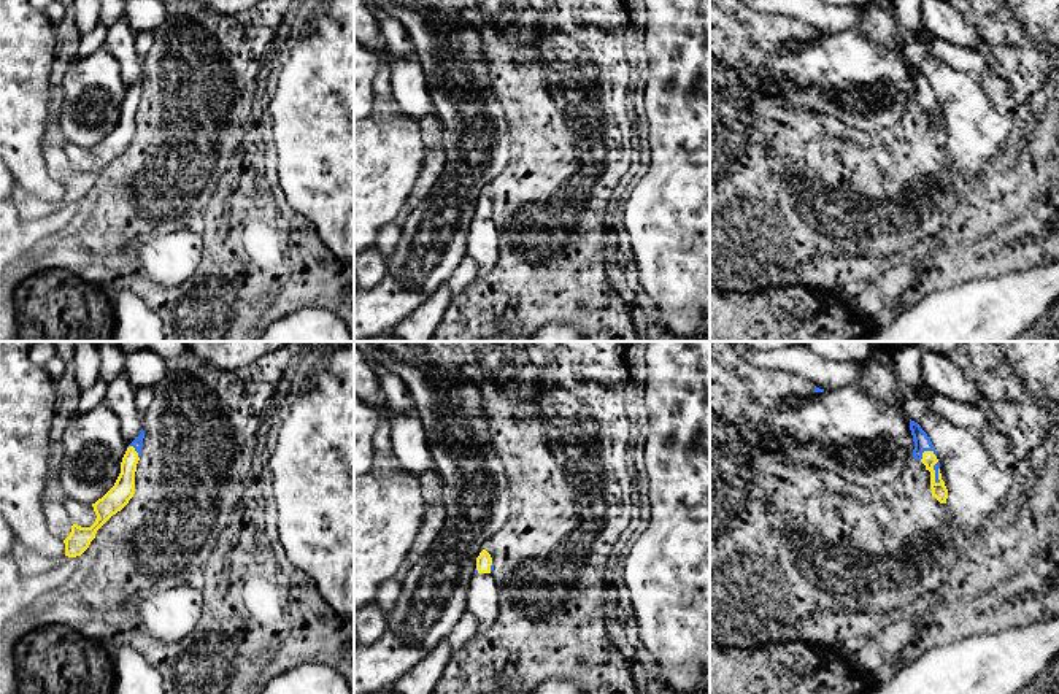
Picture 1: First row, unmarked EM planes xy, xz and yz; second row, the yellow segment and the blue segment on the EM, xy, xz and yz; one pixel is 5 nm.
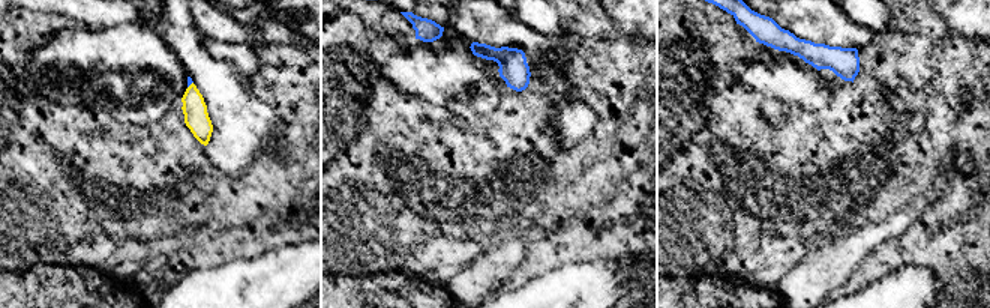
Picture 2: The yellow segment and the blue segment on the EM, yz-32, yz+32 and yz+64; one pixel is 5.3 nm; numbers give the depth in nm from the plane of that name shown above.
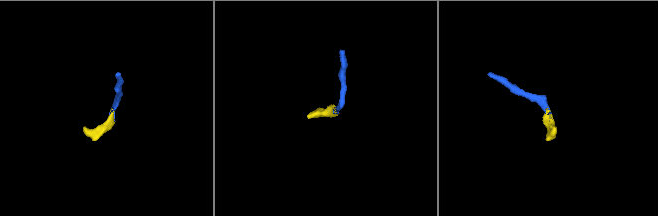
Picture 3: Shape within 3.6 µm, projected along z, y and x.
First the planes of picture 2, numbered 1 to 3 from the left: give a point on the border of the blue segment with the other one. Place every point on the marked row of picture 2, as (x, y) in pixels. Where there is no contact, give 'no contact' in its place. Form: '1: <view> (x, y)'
1: yz-32 (191, 84)
2: no contact
3: no contact

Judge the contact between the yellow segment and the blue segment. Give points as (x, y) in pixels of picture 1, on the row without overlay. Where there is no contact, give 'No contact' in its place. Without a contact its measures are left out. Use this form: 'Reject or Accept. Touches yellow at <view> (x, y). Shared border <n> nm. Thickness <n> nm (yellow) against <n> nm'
Accept. Touches yellow at yz (926, 96). Shared border 90 nm. Thickness 80 nm (yellow) against 80 nm

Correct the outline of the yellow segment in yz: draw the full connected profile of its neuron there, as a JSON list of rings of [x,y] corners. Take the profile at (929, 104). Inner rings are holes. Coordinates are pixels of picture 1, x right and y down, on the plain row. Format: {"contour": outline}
{"contour": [[[910,64],[910,75],[915,86],[913,102],[921,105],[926,110],[926,114],[930,116],[930,133],[932,140],[940,146],[946,148],[948,133],[940,118],[940,106],[937,103],[937,95],[927,81],[927,78],[921,73],[921,70]]]}

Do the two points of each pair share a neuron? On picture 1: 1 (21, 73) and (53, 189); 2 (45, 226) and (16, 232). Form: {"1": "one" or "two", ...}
{"1": "one", "2": "one"}

